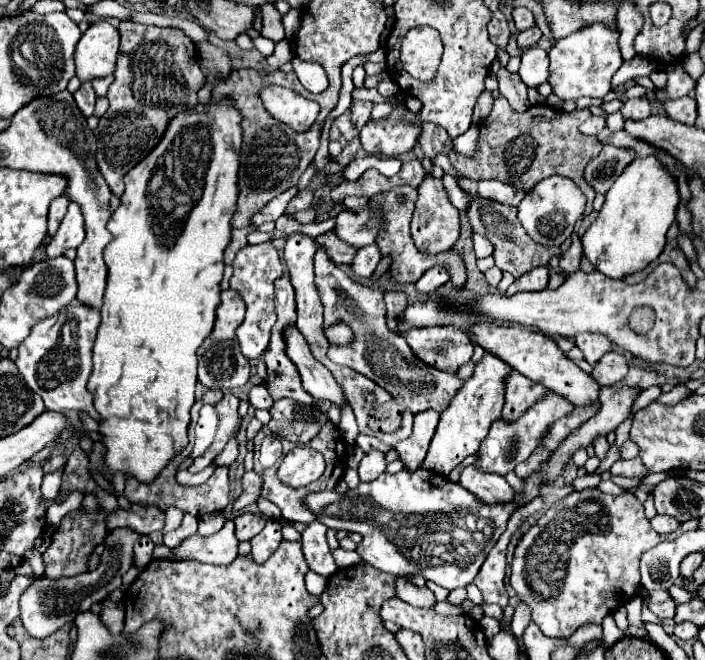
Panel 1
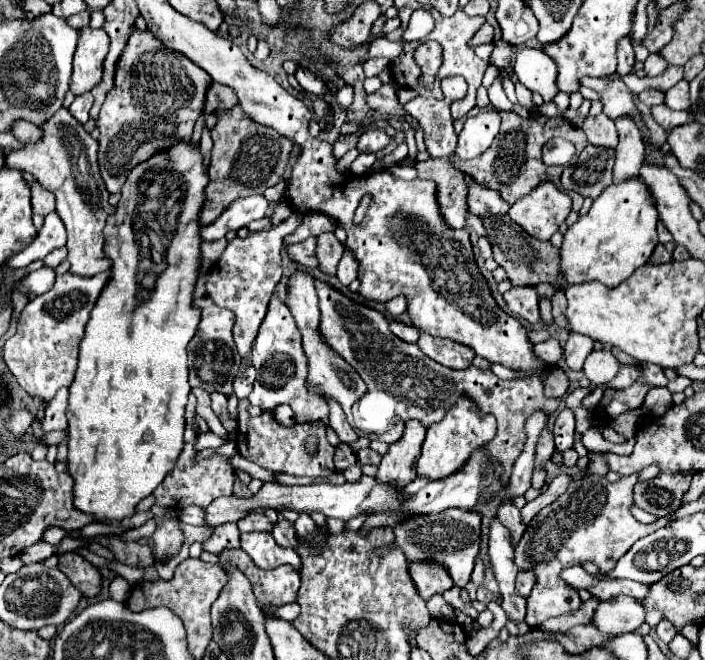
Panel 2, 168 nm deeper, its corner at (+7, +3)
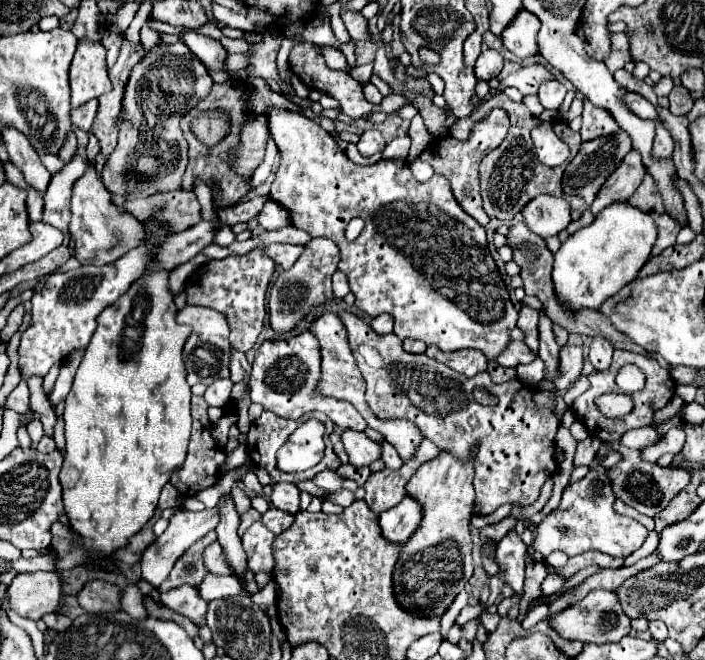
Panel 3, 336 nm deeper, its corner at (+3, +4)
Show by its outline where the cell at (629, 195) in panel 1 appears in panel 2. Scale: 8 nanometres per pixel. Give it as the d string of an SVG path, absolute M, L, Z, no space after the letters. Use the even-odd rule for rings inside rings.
M633 176L619 184L607 186L591 210L567 228L561 246L561 270L569 284L585 280L599 280L609 288L619 286L639 266L647 264L657 240L659 210L651 196L647 182L641 176Z

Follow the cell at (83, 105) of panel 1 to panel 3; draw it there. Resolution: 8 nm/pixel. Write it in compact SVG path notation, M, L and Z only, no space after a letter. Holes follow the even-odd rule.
M97 99L85 103L85 107L77 107L71 109L71 123L83 131L91 131L91 123L95 119L95 111L97 111Z

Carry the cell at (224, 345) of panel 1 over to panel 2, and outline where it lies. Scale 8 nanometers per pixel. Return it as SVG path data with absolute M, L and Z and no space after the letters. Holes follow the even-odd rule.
M209 296L203 298L195 298L195 304L201 308L201 324L197 334L193 336L193 340L187 346L187 354L189 354L189 384L195 388L205 388L207 392L223 392L223 394L231 394L233 388L233 380L239 374L241 368L241 356L237 354L235 342L233 342L233 324L235 324L235 316L233 312L219 308Z

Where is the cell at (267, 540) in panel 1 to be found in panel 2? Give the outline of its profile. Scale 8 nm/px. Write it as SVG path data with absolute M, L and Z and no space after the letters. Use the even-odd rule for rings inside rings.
M251 532L241 534L241 548L253 558L259 568L276 568L279 564L289 564L300 573L301 559L297 552L277 546L271 532Z

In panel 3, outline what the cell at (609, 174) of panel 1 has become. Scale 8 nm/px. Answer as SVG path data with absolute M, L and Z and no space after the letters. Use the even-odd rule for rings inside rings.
M619 129L613 135L605 135L605 137L597 137L597 139L581 143L579 153L565 167L565 173L563 173L563 193L567 193L567 195L579 195L587 205L591 205L593 199L595 199L595 195L597 195L597 191L601 189L601 185L619 167L619 163L623 161L623 157L631 149L633 149L631 139L629 139L629 135L623 129Z

